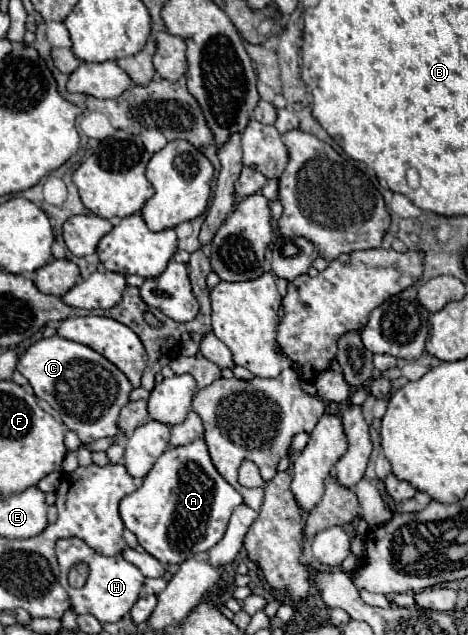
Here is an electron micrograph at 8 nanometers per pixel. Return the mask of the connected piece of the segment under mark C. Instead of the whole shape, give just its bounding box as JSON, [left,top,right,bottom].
[16,336,132,444]

